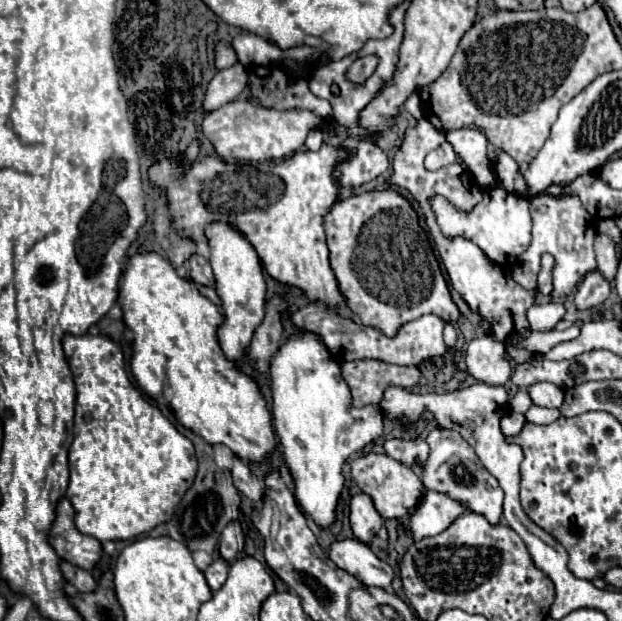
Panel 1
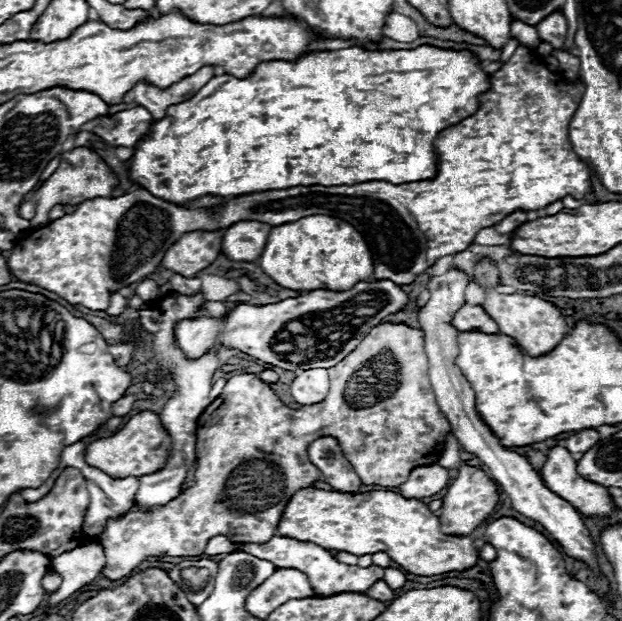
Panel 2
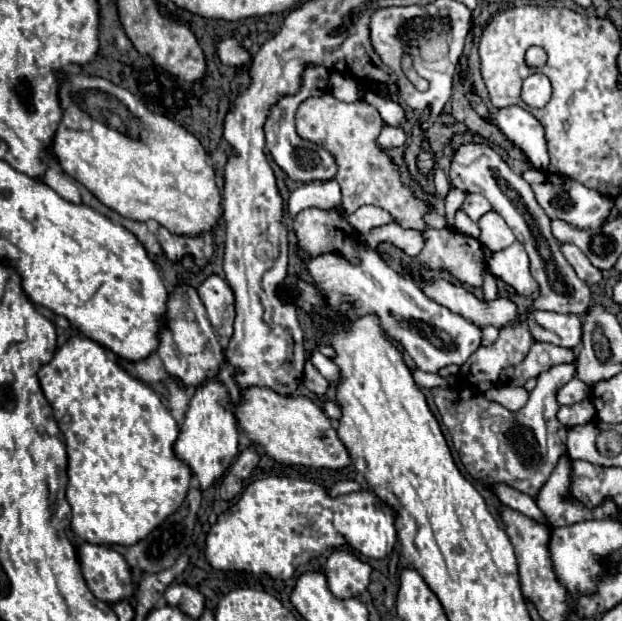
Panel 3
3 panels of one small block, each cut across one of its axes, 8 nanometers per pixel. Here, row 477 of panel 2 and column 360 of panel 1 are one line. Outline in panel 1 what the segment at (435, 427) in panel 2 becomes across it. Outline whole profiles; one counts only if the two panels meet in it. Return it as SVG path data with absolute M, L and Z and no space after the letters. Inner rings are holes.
M374 190L346 200L338 200L324 220L326 240L330 248L330 266L338 280L338 288L348 308L362 324L406 324L424 314L436 314L446 322L456 322L460 310L452 302L448 284L434 256L430 240L418 222L412 204L394 190ZM352 360L344 362L340 368L342 378L352 390L352 406L356 408L378 404L386 388L412 388L422 376L418 368L394 366L380 360Z

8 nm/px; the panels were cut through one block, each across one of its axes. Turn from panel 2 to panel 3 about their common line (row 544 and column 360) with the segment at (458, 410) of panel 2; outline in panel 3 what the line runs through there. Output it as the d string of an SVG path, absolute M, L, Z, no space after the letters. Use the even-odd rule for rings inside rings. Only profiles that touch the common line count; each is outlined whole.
M336 550L324 564L328 588L338 600L360 596L368 588L370 572L372 568L366 562L346 550Z

